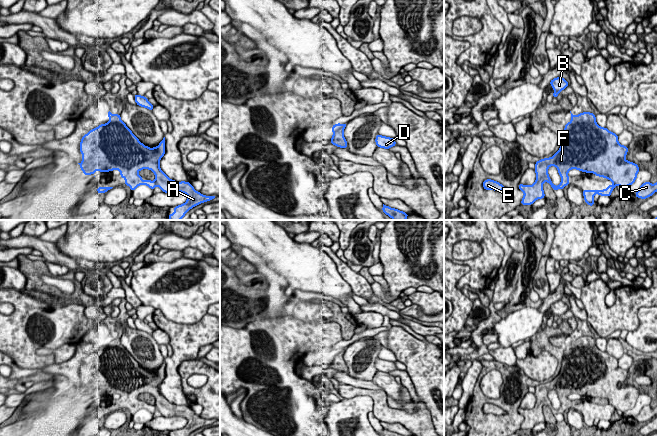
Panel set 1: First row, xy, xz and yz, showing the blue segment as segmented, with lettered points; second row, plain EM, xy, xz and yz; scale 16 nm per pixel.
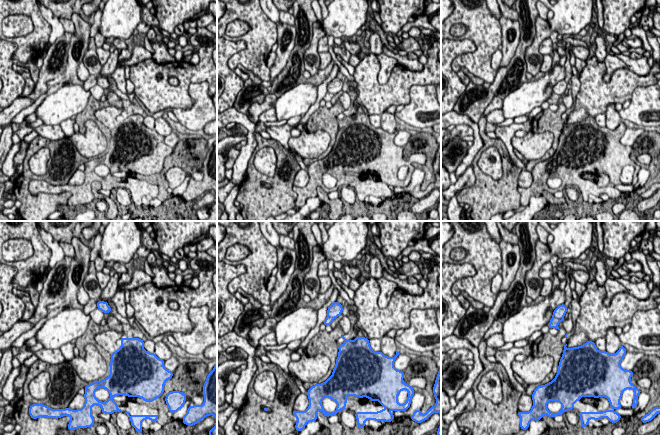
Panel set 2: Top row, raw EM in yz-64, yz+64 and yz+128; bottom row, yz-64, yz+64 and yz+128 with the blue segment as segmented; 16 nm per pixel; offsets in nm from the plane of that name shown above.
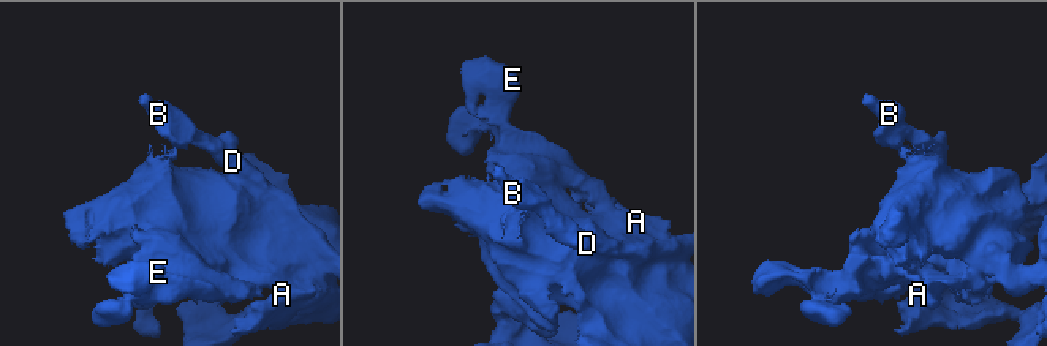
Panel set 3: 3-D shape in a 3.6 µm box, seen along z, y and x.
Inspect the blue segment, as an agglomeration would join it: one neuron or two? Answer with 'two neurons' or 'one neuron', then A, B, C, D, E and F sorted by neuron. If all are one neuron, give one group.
two neurons | A C E F / B D

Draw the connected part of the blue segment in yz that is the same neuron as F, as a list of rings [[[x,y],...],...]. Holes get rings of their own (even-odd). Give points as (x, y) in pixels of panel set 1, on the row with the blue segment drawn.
[[[580,113],[575,118],[572,118],[564,127],[561,146],[559,150],[550,158],[540,159],[535,163],[536,180],[532,185],[518,184],[519,190],[524,193],[521,200],[522,205],[532,205],[536,200],[545,198],[543,183],[548,182],[552,189],[564,189],[569,186],[568,172],[571,169],[576,169],[586,173],[593,173],[598,177],[607,178],[612,181],[613,185],[608,185],[605,190],[582,190],[584,201],[589,205],[594,205],[594,196],[610,197],[613,189],[620,186],[623,189],[632,185],[640,170],[639,166],[634,162],[625,159],[628,153],[628,146],[621,145],[618,142],[618,135],[609,131],[606,127],[599,126],[596,122],[596,116],[593,113]],[[555,166],[561,177],[561,183],[555,186],[548,175],[548,168]]]

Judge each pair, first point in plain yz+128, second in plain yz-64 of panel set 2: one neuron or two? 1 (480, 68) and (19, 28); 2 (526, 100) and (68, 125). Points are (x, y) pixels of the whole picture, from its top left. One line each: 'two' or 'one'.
1: two
2: two

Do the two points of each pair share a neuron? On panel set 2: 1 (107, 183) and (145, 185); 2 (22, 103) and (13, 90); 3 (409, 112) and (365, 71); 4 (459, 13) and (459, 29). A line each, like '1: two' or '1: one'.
1: one
2: two
3: two
4: two

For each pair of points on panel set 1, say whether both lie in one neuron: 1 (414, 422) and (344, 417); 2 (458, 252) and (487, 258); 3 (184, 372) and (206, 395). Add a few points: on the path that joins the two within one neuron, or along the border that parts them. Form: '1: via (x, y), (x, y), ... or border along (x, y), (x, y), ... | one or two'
1: border along (352, 398), (368, 395), (372, 399), (373, 410) | two
2: border along (482, 247), (477, 256), (464, 260), (454, 259) | two
3: via (184, 380), (184, 383), (191, 390), (198, 392) | one

